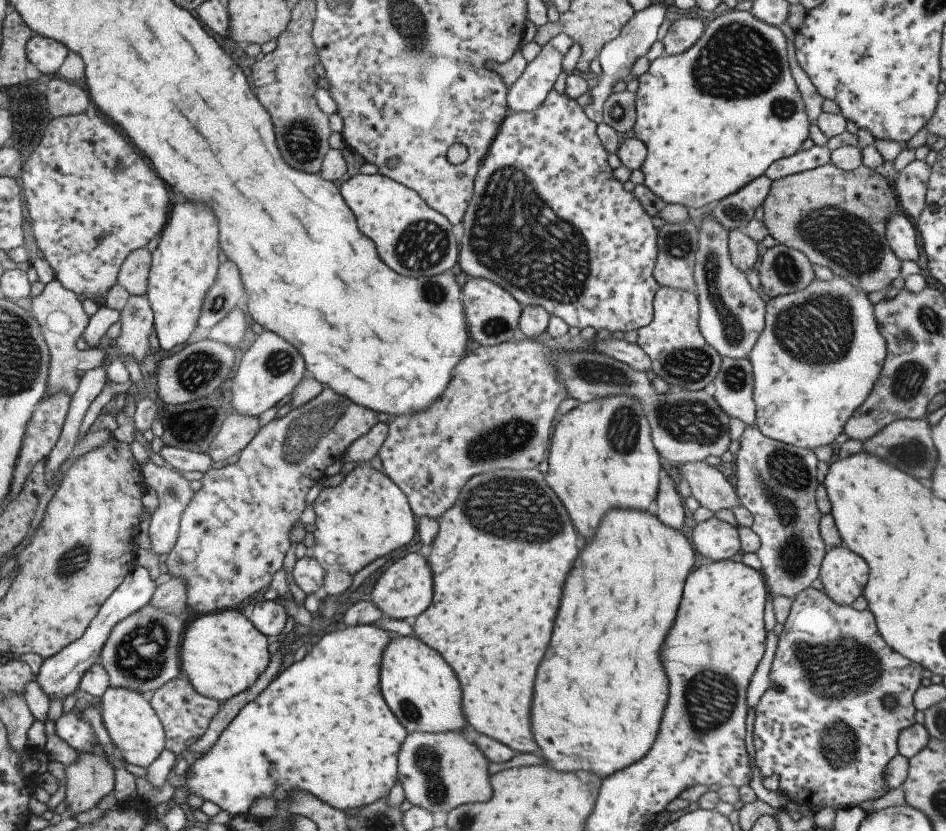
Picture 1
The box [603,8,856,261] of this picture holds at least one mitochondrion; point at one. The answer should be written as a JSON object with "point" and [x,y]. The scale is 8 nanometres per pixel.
{"point":[739,62]}

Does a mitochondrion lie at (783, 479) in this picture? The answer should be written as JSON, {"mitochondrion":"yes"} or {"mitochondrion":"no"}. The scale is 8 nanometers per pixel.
{"mitochondrion":"yes"}

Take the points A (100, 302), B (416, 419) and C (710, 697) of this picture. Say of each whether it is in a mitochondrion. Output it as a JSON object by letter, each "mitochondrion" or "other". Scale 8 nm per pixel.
{"A":"other","B":"other","C":"mitochondrion"}

